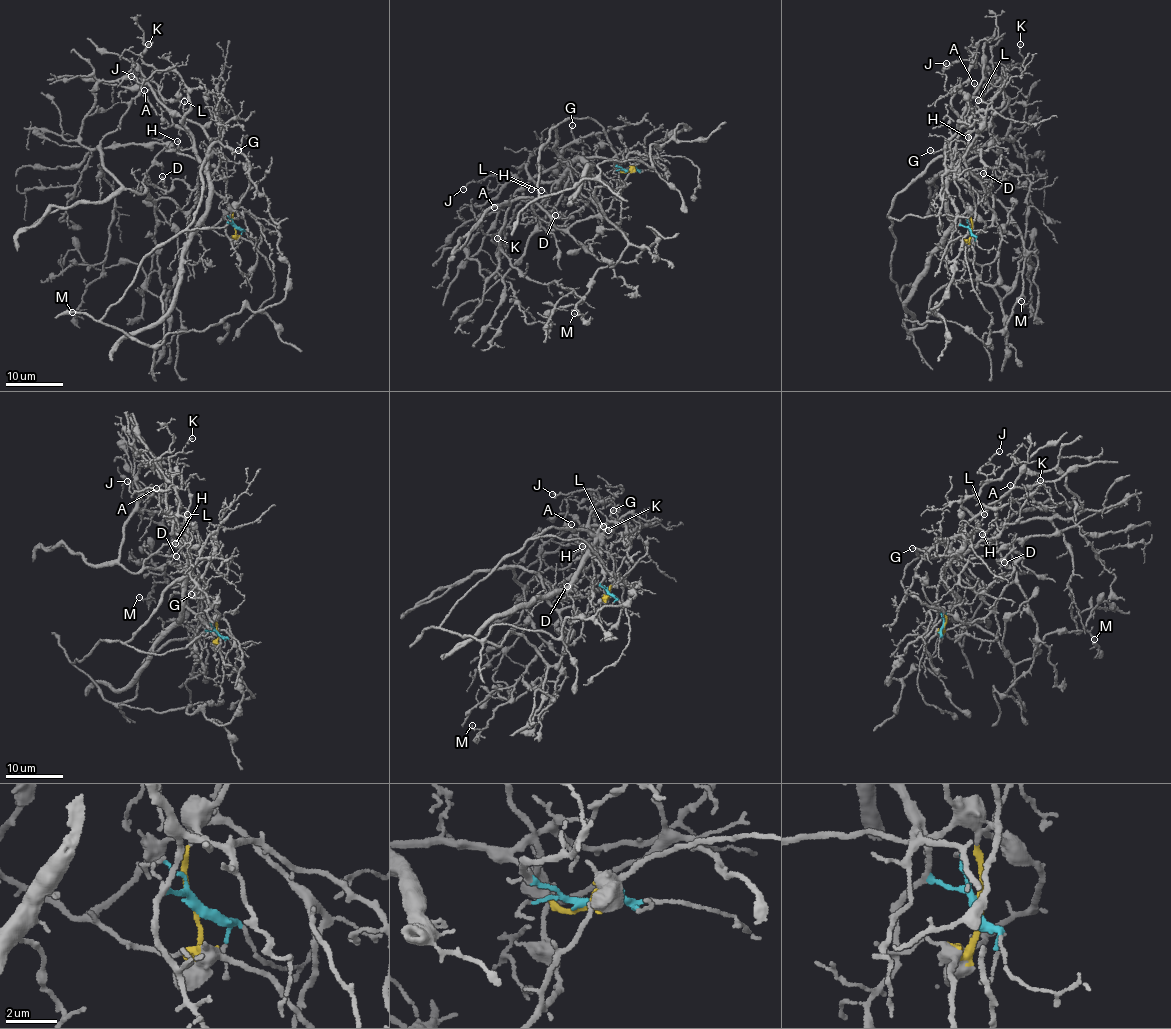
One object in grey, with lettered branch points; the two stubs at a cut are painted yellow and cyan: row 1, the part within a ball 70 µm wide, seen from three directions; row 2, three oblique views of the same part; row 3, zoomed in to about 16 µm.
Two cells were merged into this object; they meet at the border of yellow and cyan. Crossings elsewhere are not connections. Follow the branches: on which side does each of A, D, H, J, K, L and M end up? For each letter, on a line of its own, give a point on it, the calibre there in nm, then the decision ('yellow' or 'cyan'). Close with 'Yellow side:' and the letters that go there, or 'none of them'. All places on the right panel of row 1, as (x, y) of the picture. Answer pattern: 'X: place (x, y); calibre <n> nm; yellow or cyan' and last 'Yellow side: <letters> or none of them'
A: place (974, 83); calibre 140 nm; cyan
D: place (983, 173); calibre 120 nm; cyan
H: place (968, 137); calibre 150 nm; cyan
J: place (946, 63); calibre 150 nm; cyan
K: place (1020, 44); calibre 120 nm; cyan
L: place (978, 100); calibre 130 nm; cyan
M: place (1021, 301); calibre 90 nm; yellow
Yellow side: M

